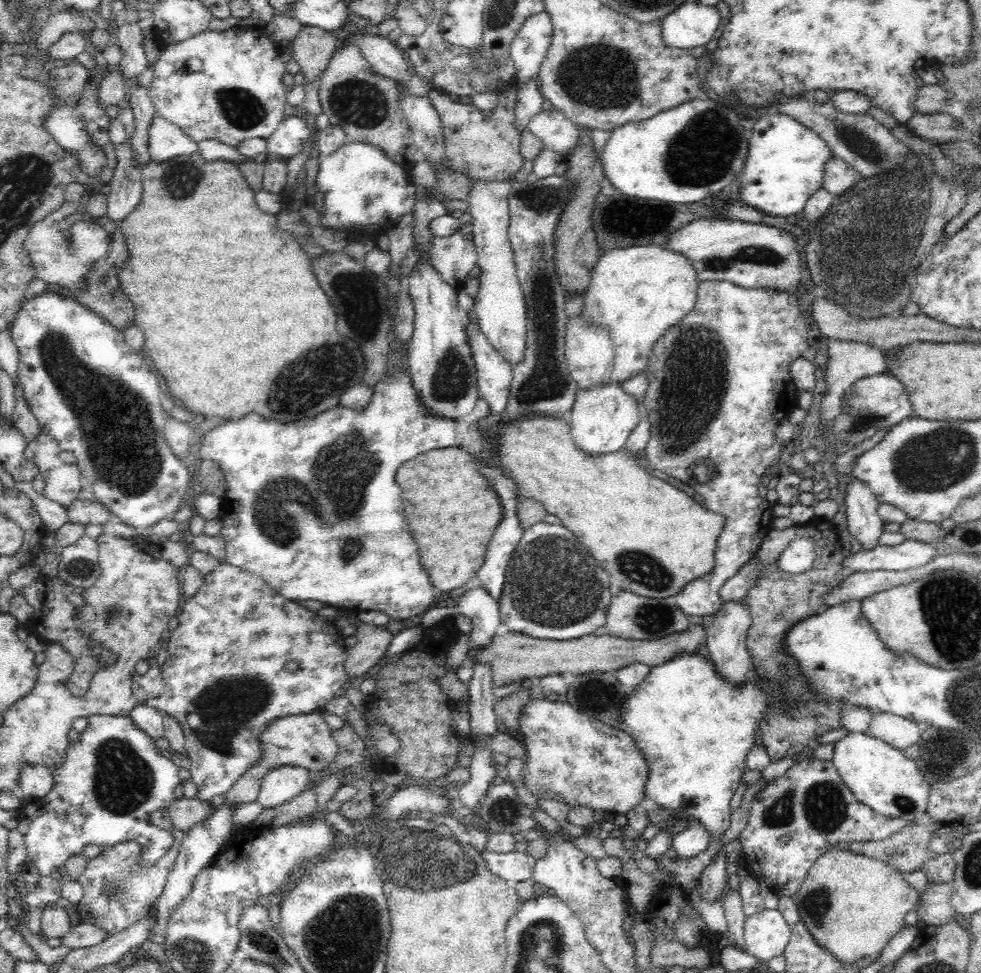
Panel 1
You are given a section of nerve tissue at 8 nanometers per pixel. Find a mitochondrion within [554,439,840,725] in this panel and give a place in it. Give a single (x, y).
(655, 576)

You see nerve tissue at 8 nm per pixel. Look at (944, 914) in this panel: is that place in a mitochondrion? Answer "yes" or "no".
no

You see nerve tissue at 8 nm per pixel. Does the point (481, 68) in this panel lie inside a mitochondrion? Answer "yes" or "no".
no

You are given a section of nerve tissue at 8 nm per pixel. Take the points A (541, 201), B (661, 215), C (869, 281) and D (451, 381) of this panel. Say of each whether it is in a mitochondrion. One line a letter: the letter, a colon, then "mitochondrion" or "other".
A: mitochondrion
B: other
C: mitochondrion
D: mitochondrion

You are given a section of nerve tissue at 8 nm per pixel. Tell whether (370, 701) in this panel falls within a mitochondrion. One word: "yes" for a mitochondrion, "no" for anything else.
no

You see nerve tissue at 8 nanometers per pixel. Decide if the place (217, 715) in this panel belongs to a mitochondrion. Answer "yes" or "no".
yes

